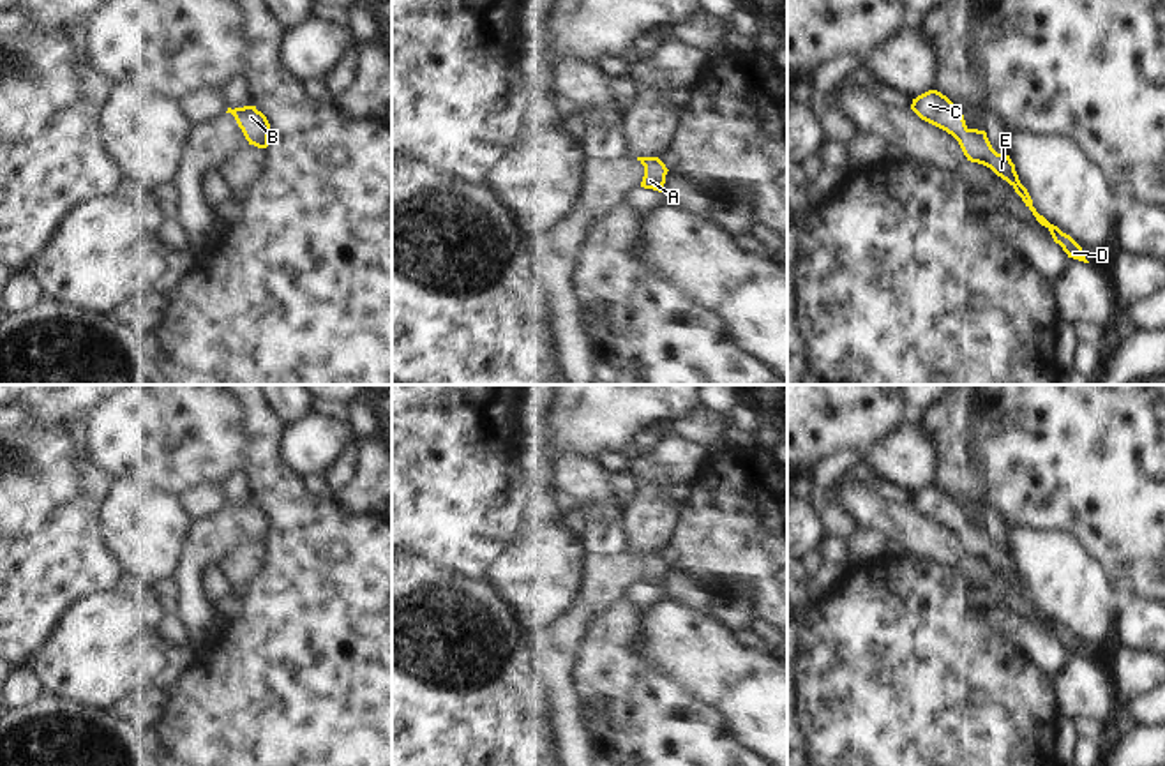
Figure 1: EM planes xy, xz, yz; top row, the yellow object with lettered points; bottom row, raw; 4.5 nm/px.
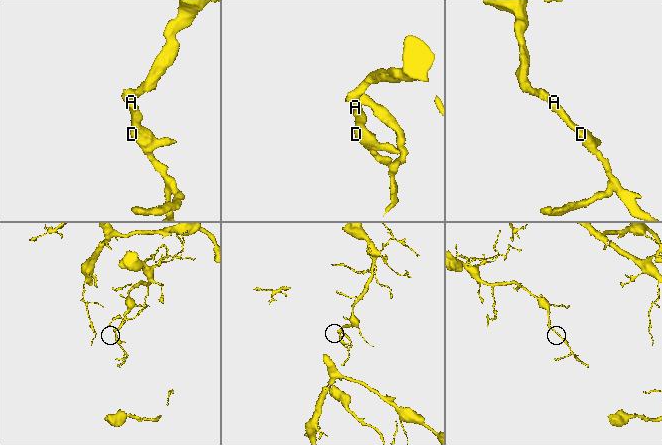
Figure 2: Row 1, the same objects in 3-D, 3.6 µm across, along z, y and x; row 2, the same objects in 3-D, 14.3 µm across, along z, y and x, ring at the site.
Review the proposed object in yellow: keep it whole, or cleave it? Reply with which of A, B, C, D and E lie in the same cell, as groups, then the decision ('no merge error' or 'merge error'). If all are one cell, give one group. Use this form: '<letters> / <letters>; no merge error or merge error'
A B C D E; no merge error

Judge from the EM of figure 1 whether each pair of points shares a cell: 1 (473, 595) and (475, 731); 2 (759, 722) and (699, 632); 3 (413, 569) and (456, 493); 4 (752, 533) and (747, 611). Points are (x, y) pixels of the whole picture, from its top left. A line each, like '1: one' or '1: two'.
1: one
2: one
3: two
4: two

